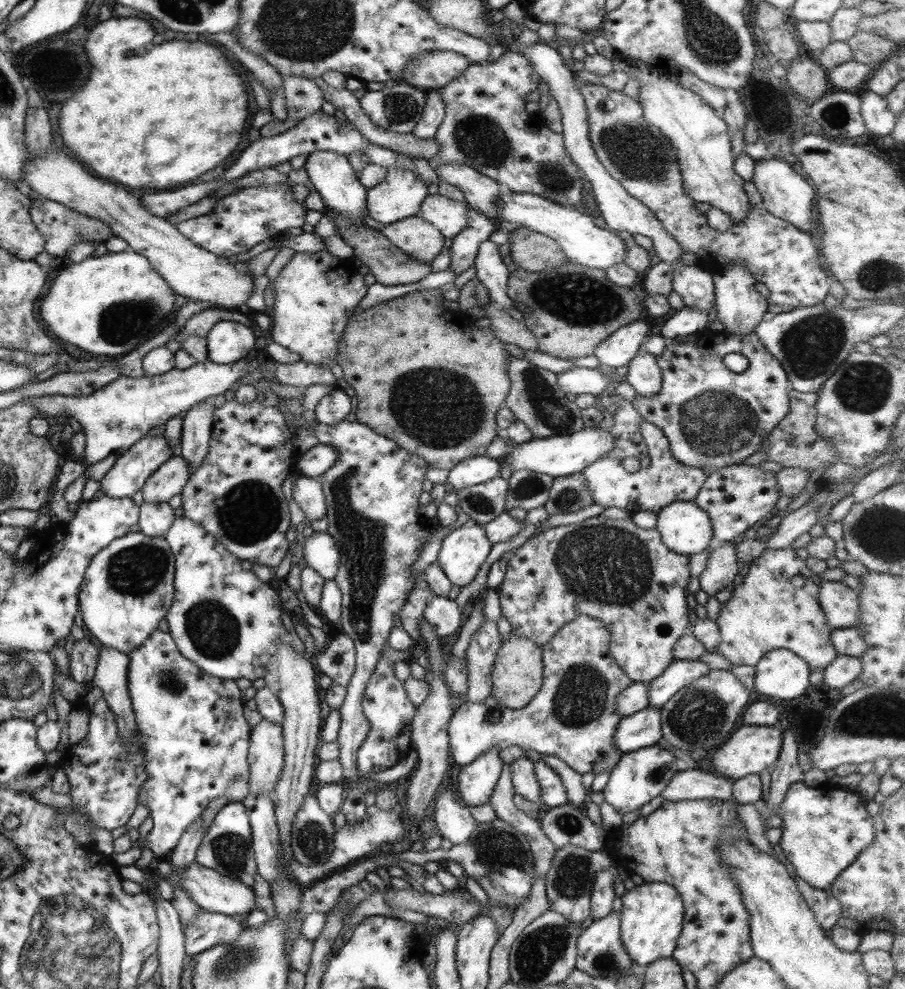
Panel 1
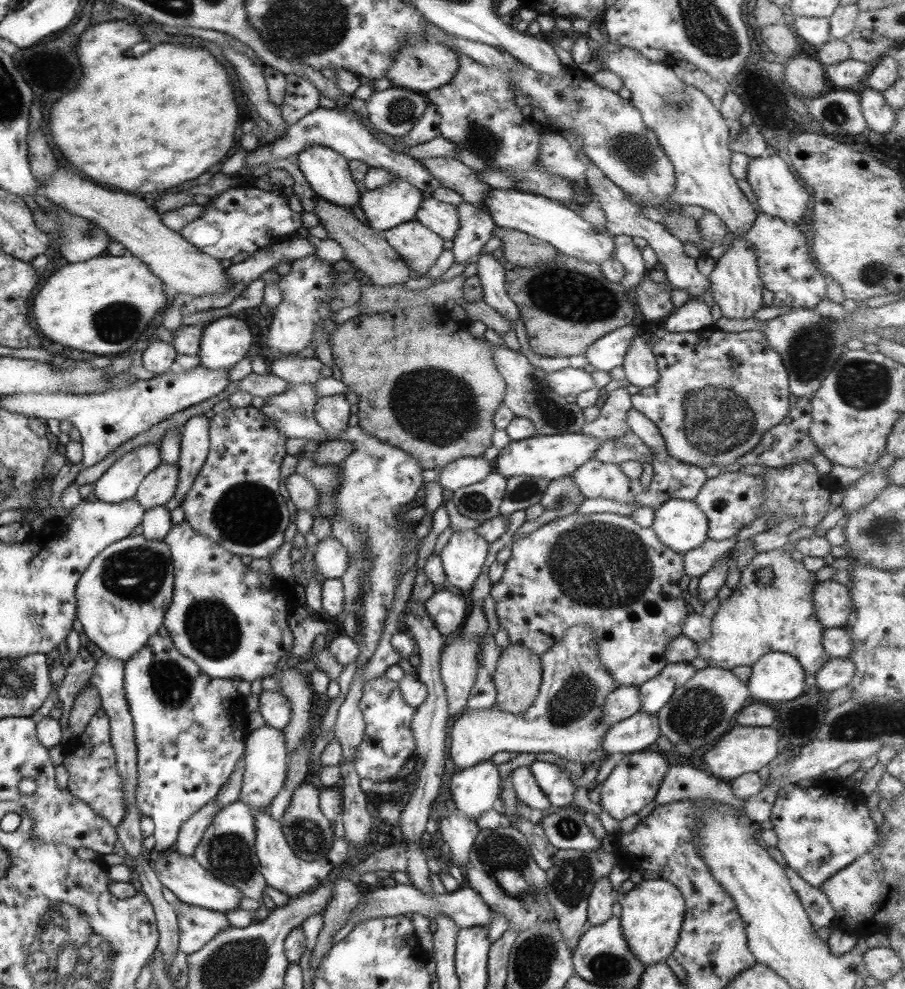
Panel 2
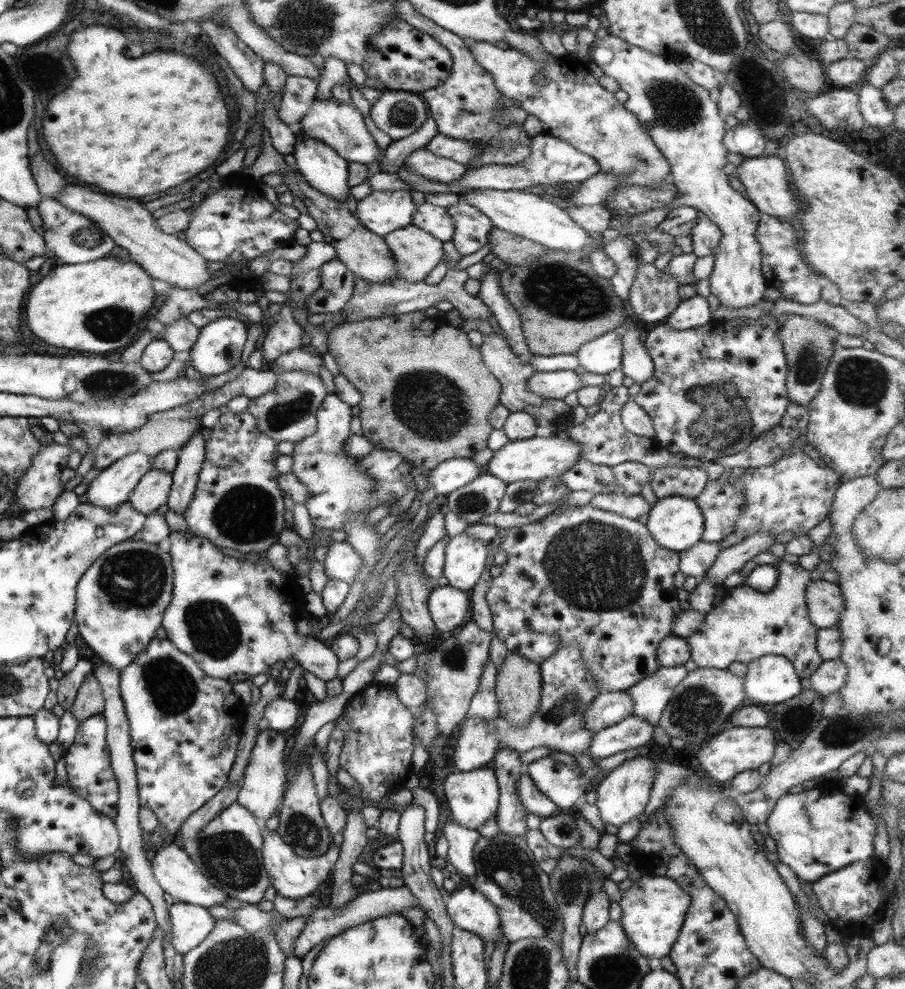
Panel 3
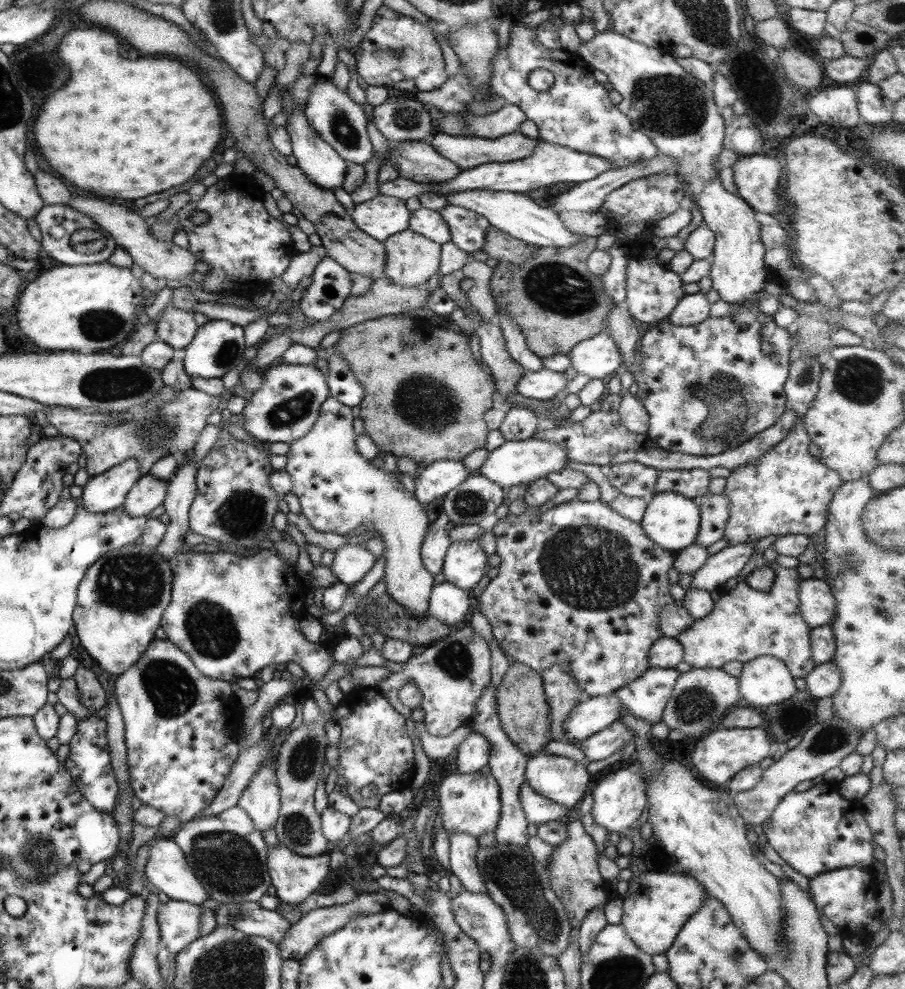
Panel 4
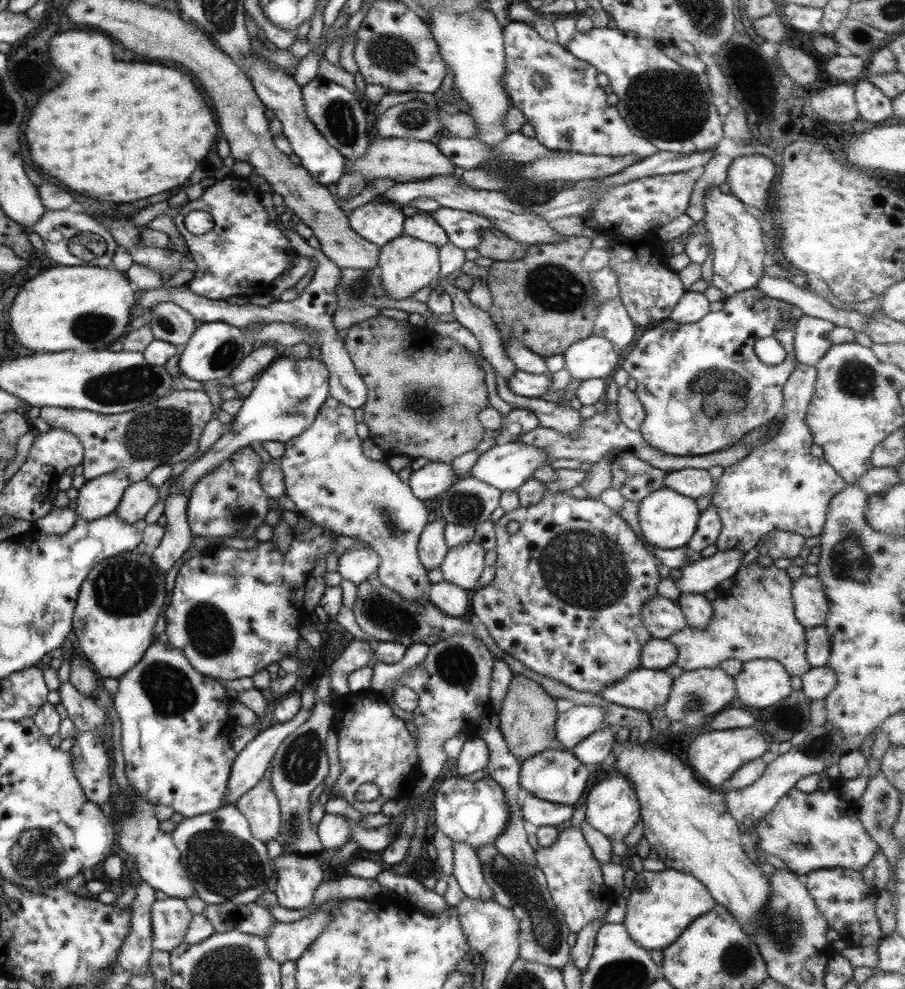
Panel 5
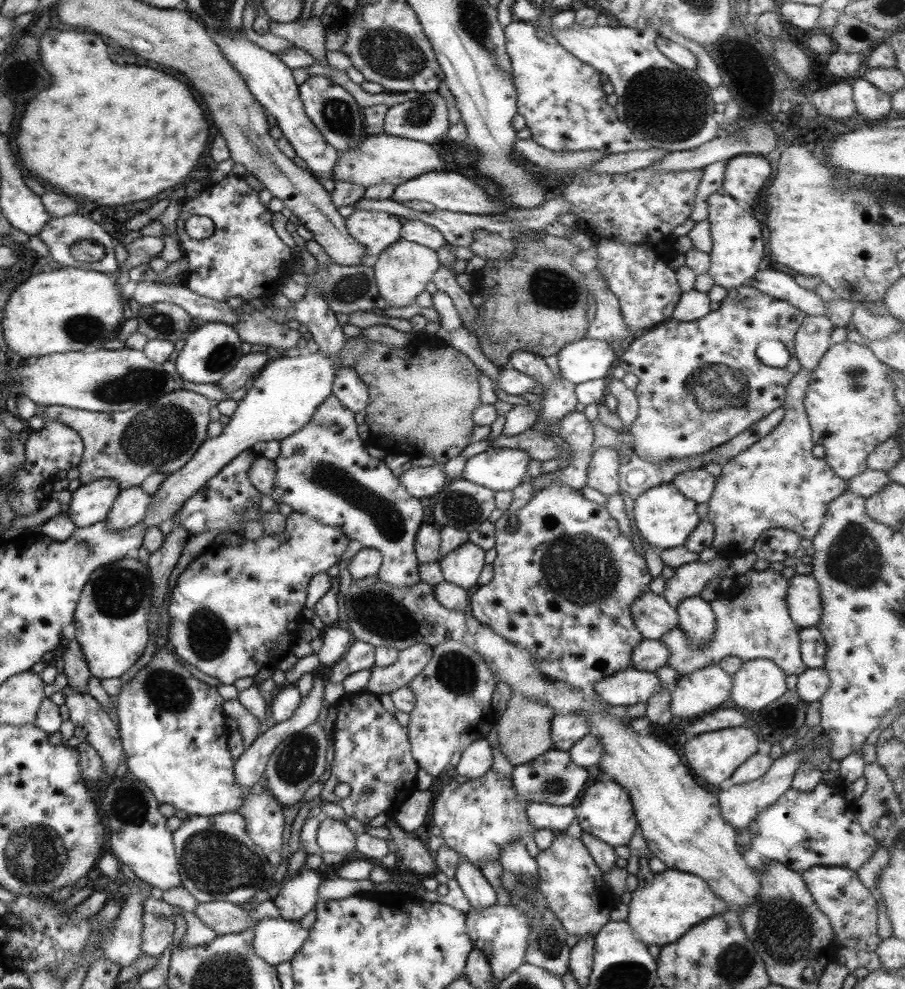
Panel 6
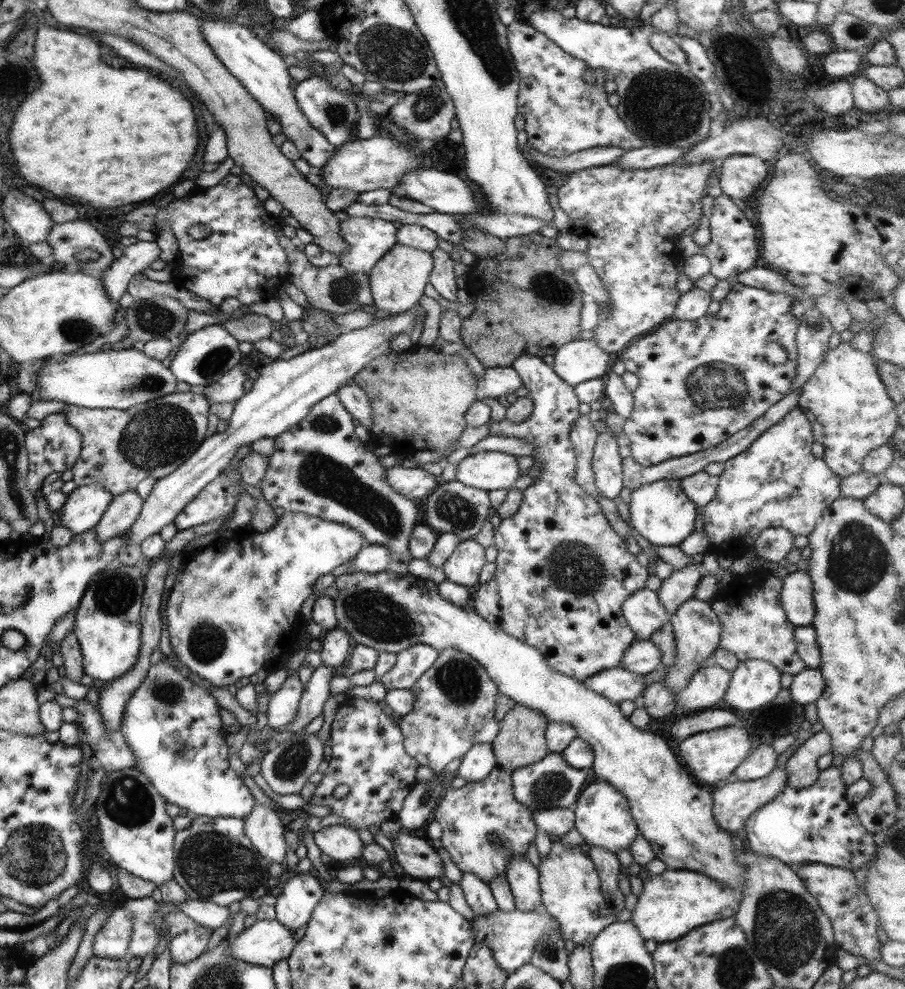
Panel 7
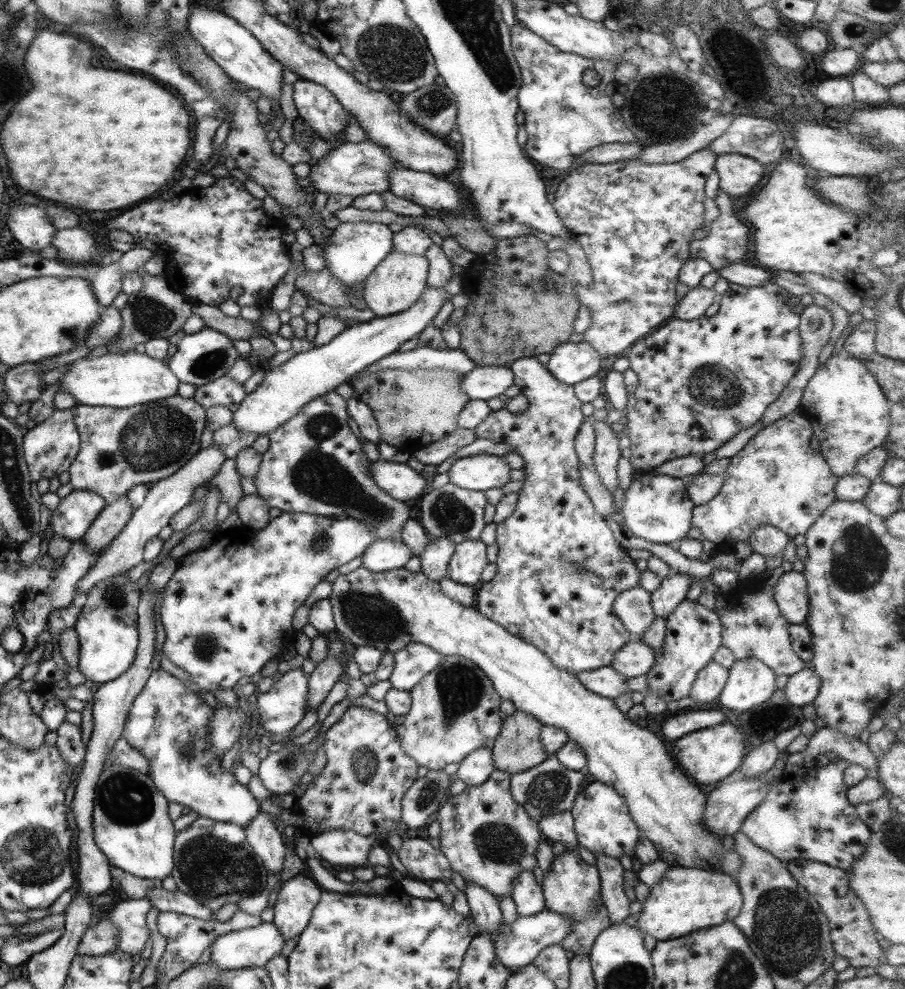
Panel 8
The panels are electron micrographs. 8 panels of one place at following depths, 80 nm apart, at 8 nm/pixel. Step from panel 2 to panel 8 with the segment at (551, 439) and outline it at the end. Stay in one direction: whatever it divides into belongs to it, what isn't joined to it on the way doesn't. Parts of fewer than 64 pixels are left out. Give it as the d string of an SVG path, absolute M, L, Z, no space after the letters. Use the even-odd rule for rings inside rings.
M480 454L458 458L448 469L448 484L483 493L509 482L510 468L499 456Z

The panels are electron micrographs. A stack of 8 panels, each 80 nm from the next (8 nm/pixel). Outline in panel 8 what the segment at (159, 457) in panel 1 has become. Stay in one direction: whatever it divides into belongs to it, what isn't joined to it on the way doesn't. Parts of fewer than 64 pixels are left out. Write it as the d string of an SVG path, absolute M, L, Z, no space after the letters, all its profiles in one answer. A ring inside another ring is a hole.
M85 490L72 491L59 500L55 510L50 511L48 525L52 535L56 534L65 540L80 540L87 527L105 508L103 498Z

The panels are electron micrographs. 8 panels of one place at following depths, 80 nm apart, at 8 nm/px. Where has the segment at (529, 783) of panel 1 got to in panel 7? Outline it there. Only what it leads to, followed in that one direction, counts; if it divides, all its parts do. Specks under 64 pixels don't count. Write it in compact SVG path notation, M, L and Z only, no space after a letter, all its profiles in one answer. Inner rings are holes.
M542 808L531 812L537 831L545 832L555 840L565 836L574 827L571 808Z

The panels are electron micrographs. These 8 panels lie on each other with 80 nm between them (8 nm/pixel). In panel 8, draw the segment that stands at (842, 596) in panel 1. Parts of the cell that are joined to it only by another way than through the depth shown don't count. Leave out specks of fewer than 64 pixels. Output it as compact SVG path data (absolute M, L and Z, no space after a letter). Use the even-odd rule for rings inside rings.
M792 570L782 573L772 587L772 597L789 625L804 624L808 598L802 573Z

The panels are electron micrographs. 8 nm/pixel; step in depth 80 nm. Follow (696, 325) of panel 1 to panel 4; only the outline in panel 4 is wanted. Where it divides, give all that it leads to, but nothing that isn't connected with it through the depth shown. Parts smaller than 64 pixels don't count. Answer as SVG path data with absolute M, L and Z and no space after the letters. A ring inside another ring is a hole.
M700 291L684 294L665 320L677 326L697 324L708 316L709 305L705 294Z

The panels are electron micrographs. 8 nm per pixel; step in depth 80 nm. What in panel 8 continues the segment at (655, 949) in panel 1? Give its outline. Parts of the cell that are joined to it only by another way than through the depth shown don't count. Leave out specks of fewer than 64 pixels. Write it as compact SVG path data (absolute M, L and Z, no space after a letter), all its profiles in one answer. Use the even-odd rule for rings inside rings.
M669 867L661 881L650 888L636 917L636 926L656 941L671 940L734 919L741 906L738 883L732 877L701 868Z

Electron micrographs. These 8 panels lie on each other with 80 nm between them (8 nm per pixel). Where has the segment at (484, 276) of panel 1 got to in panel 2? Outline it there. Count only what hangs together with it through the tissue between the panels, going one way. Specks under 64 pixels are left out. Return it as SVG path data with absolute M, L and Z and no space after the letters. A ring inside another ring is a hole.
M491 253L481 255L474 262L477 265L477 278L482 288L482 301L490 306L496 314L500 314L510 324L515 326L518 310L515 303L507 296L504 287L505 269Z

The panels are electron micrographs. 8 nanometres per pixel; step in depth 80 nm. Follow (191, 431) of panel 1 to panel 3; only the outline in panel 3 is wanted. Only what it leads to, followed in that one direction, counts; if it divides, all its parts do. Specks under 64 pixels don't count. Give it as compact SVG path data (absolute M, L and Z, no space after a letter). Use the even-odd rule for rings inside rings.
M201 422L191 435L177 450L177 460L172 476L172 484L167 498L167 509L184 516L189 501L193 499L198 472L203 464L205 442L201 437Z

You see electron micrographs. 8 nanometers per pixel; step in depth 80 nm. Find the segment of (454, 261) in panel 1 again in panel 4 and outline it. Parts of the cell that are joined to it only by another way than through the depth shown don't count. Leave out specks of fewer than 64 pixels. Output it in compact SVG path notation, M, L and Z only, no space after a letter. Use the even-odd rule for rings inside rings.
M445 205L438 210L449 229L451 243L461 251L471 254L480 250L484 243L485 229L488 222L485 218L460 206Z

